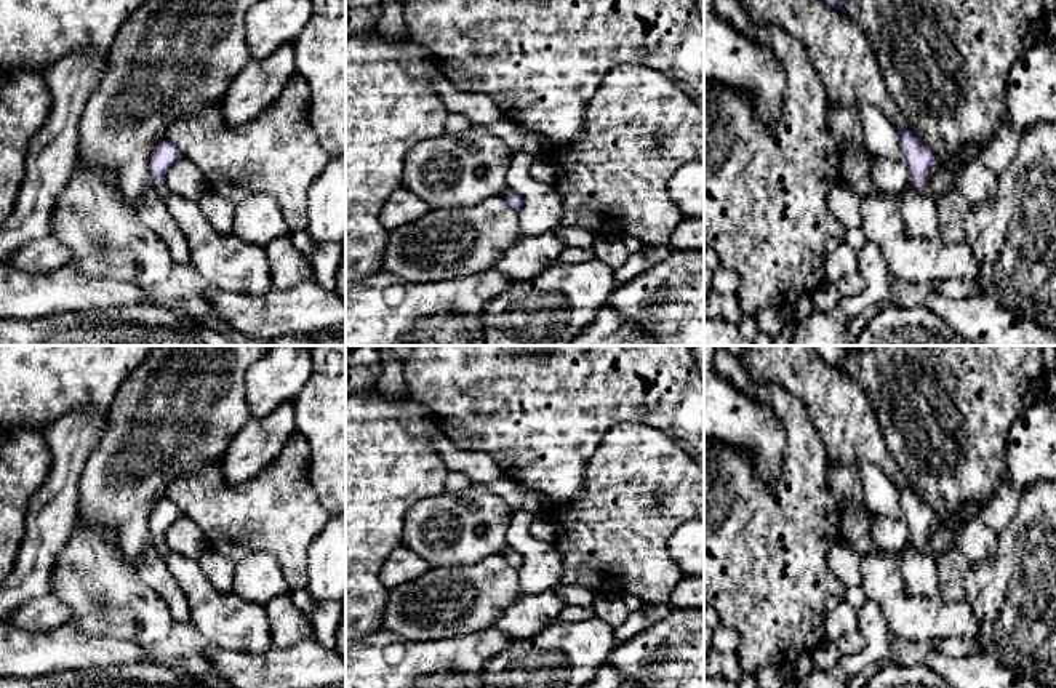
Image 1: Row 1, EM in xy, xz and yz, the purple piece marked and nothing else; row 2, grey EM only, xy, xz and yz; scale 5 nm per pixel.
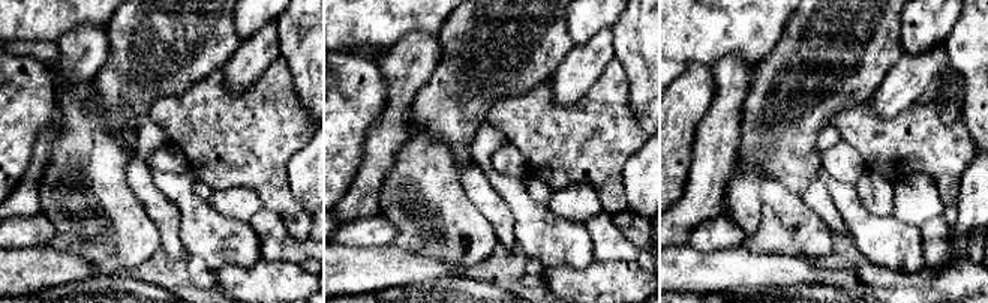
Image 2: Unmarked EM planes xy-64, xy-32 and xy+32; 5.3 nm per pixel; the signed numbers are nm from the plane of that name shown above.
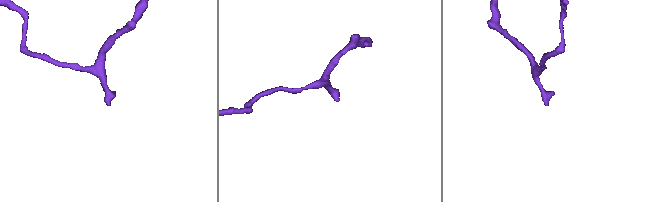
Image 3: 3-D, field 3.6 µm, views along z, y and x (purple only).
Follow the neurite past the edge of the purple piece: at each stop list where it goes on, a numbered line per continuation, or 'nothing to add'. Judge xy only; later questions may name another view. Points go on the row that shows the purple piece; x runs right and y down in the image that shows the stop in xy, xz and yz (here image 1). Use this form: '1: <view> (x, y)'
1: xy (226, 261)

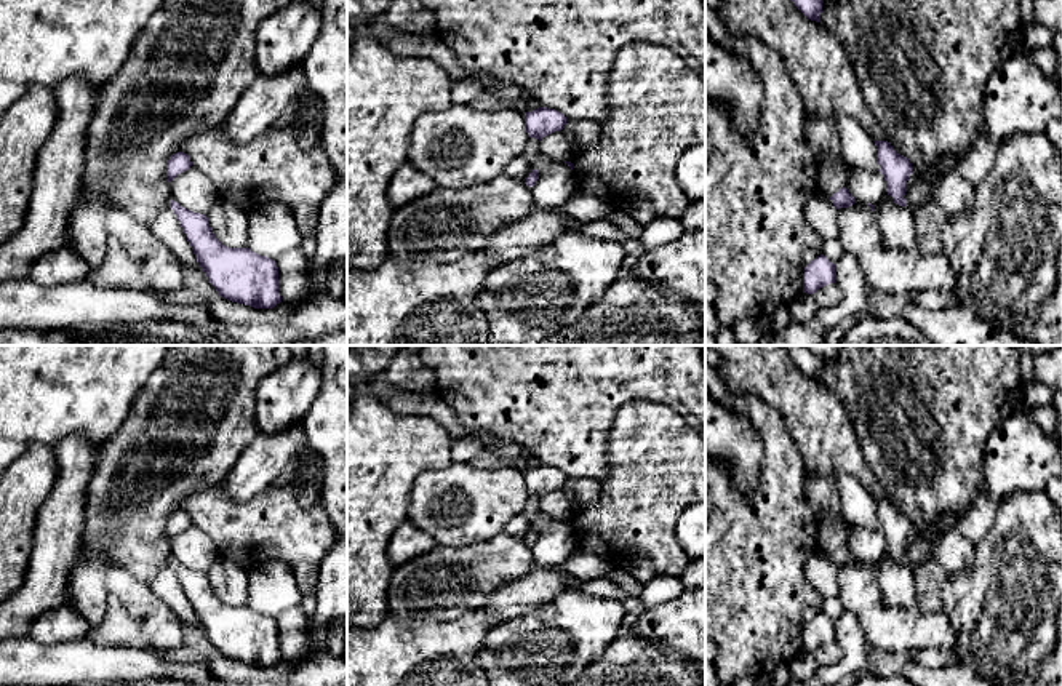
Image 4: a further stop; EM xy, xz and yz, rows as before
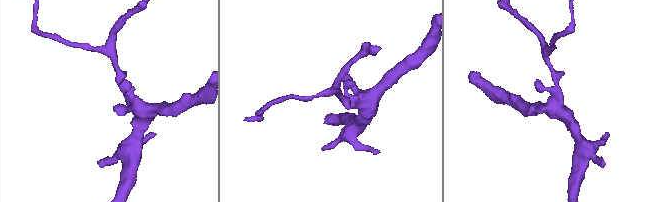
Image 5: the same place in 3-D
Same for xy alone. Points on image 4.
nothing to add

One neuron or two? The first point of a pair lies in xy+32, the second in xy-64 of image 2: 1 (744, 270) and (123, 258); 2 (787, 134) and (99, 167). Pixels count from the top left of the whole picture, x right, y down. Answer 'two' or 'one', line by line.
1: two
2: two

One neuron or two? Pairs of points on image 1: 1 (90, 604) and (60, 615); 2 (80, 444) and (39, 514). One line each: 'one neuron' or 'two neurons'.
1: two neurons
2: one neuron

